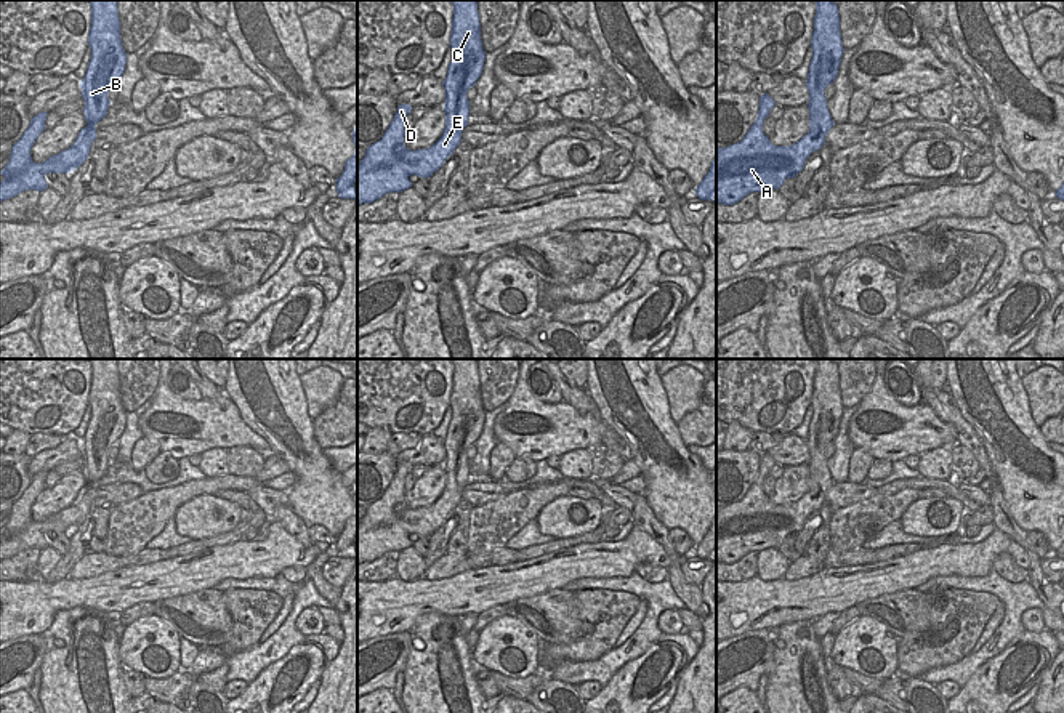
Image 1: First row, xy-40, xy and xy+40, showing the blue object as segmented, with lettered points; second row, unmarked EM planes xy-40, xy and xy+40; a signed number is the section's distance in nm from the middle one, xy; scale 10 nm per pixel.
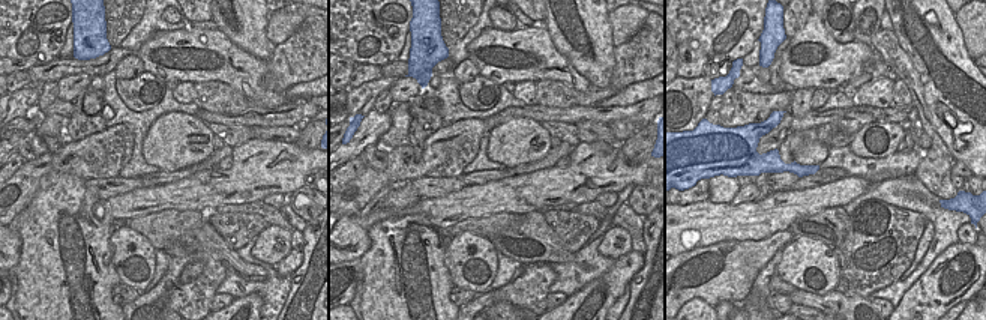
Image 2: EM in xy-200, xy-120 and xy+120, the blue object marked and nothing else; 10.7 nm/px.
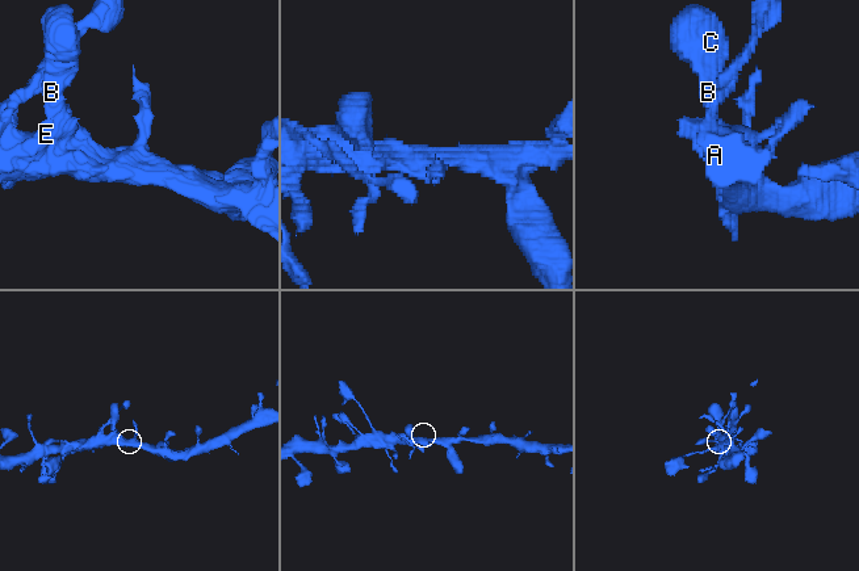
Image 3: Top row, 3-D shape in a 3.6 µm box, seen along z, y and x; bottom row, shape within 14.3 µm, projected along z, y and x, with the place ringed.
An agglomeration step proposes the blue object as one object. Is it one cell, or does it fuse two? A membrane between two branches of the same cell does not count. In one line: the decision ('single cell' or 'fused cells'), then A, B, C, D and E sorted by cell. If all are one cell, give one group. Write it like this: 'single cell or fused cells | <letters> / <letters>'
single cell | A B C D E

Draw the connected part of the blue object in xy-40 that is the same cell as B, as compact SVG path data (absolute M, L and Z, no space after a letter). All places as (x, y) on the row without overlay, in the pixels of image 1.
M117 359L88 361L91 364L91 386L88 393L91 418L80 441L87 485L80 489L69 508L51 514L42 522L35 522L30 516L30 508L45 489L48 471L32 476L29 487L13 503L10 519L0 530L5 535L0 542L0 561L29 548L42 551L48 546L45 540L46 532L71 532L88 518L91 502L96 498L95 484L106 476L111 463L107 452L112 445L117 445L127 423L127 412L120 397Z

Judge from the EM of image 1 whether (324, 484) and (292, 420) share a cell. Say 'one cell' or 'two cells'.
one cell

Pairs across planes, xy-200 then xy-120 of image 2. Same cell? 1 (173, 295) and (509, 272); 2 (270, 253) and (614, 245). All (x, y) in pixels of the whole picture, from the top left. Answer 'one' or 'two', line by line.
1: two
2: one

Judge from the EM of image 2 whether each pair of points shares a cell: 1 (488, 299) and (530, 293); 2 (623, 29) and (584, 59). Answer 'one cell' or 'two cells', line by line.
1: one cell
2: two cells

